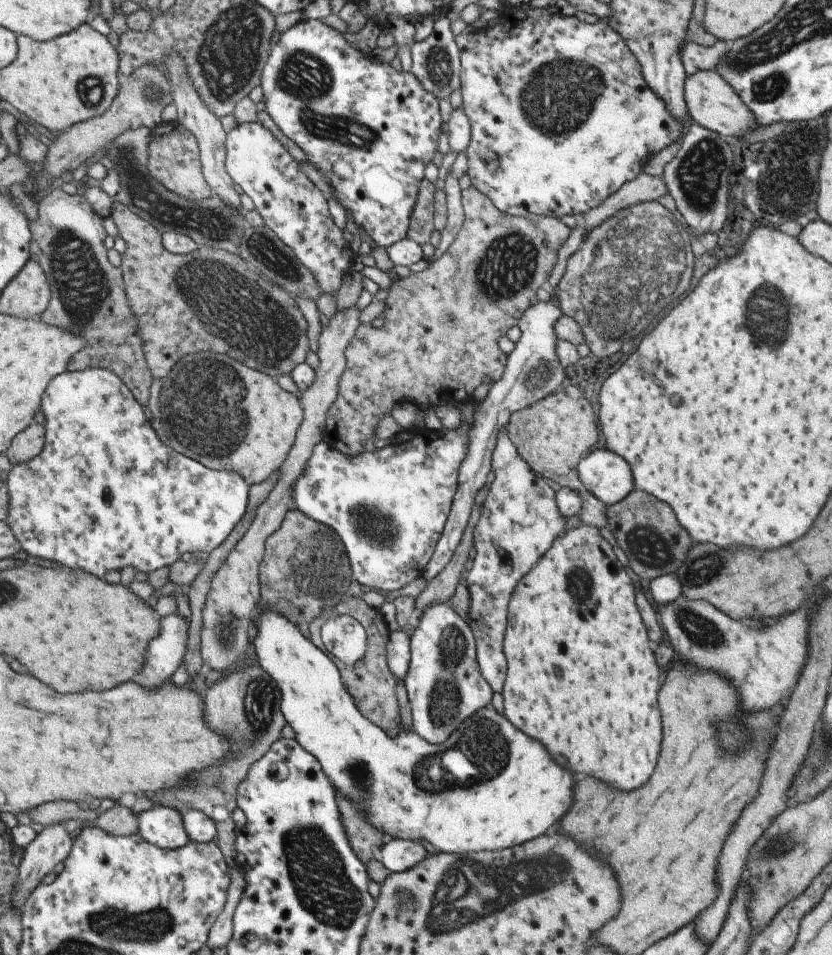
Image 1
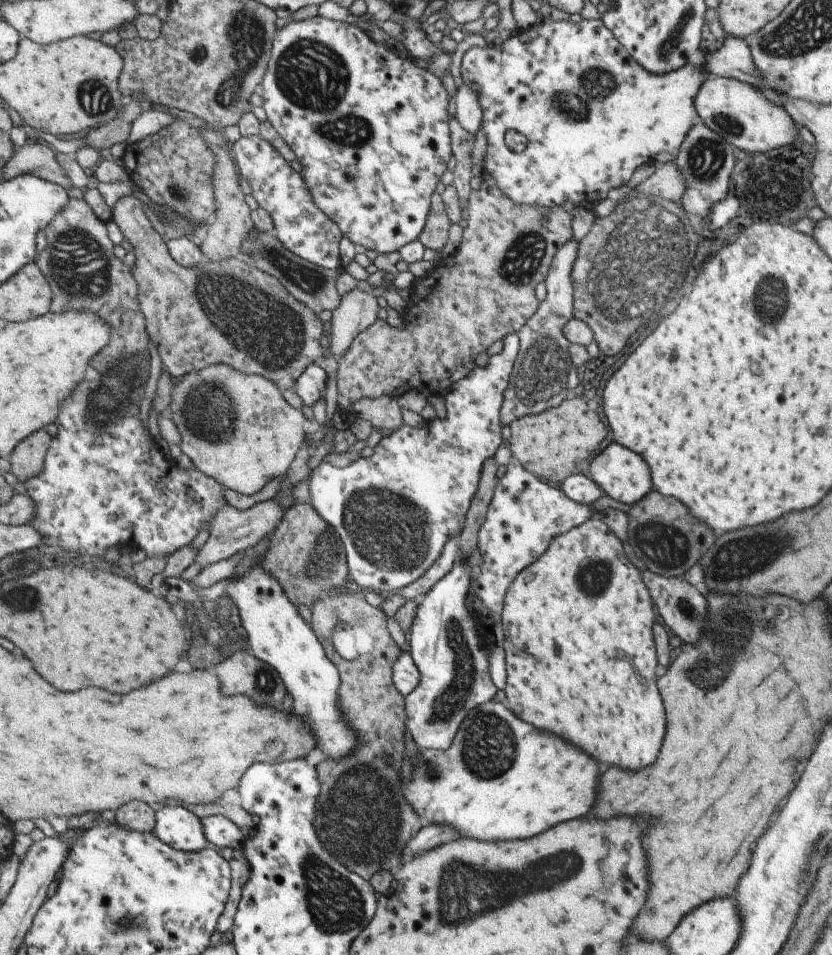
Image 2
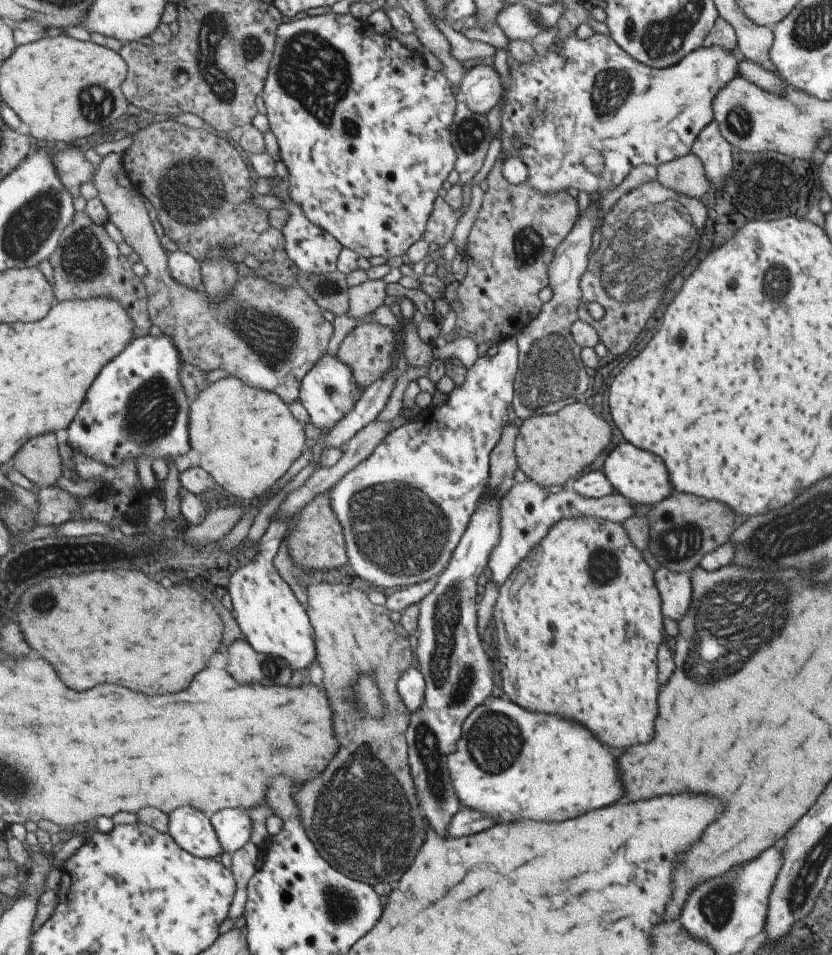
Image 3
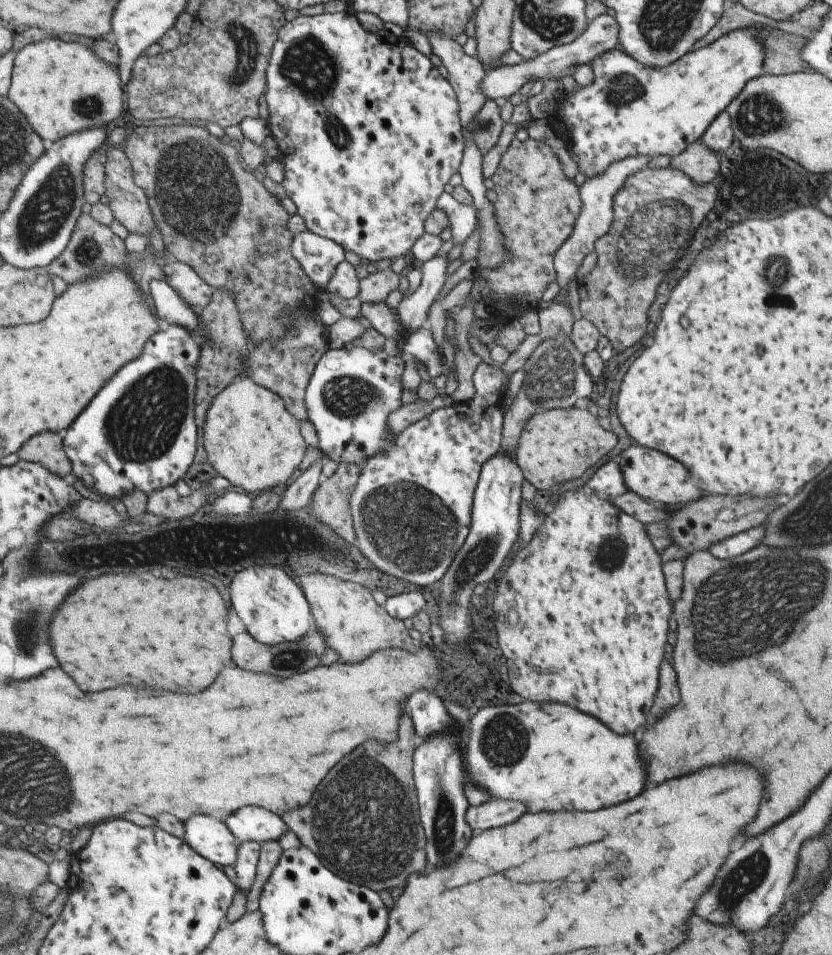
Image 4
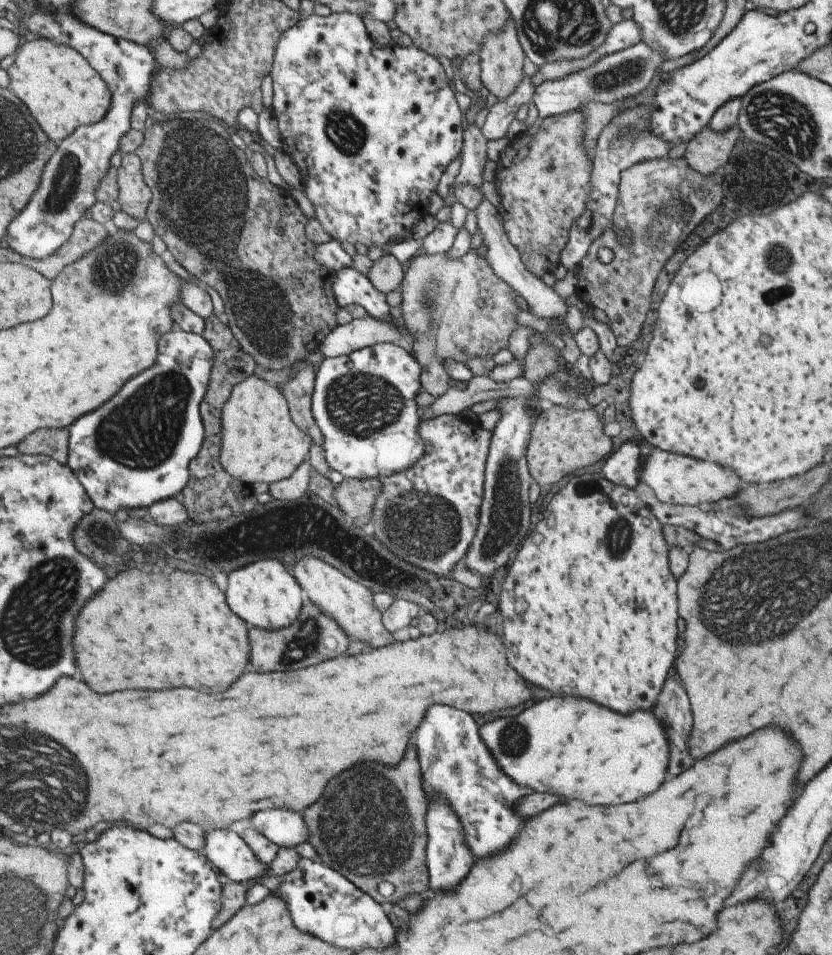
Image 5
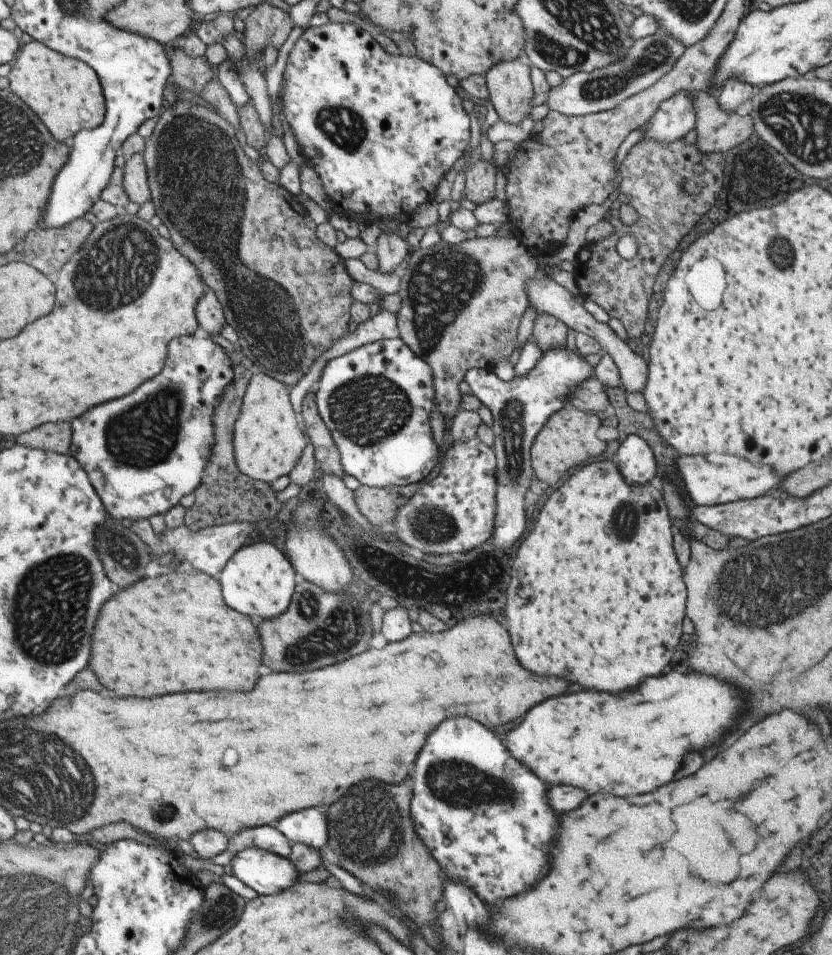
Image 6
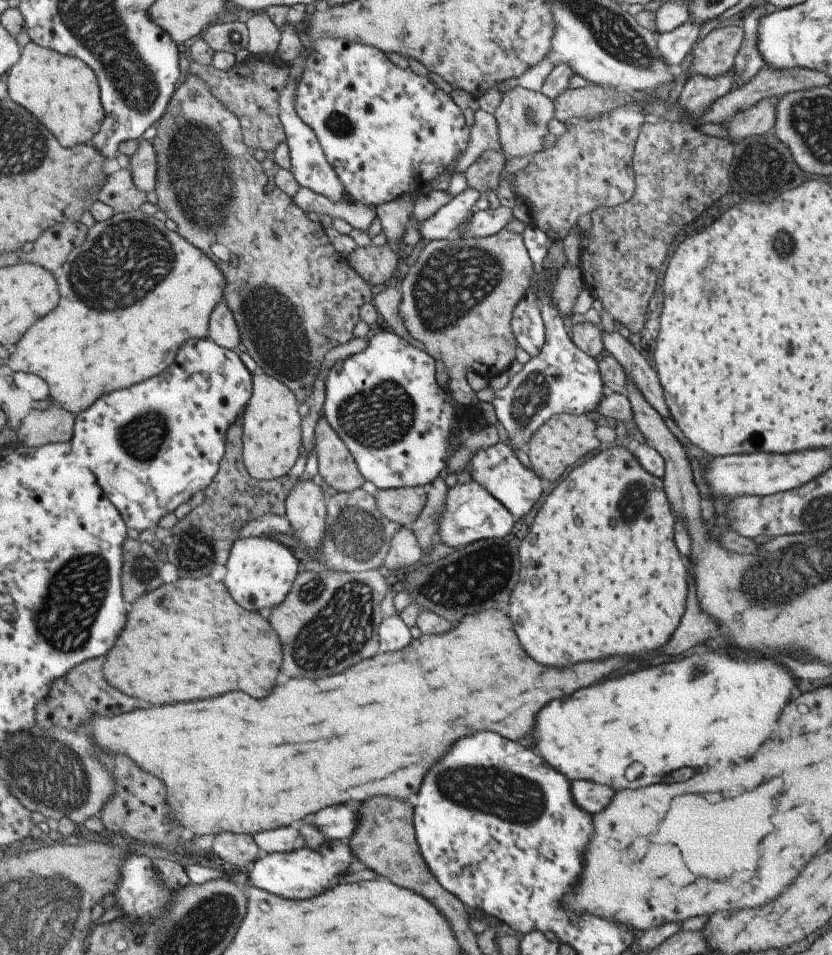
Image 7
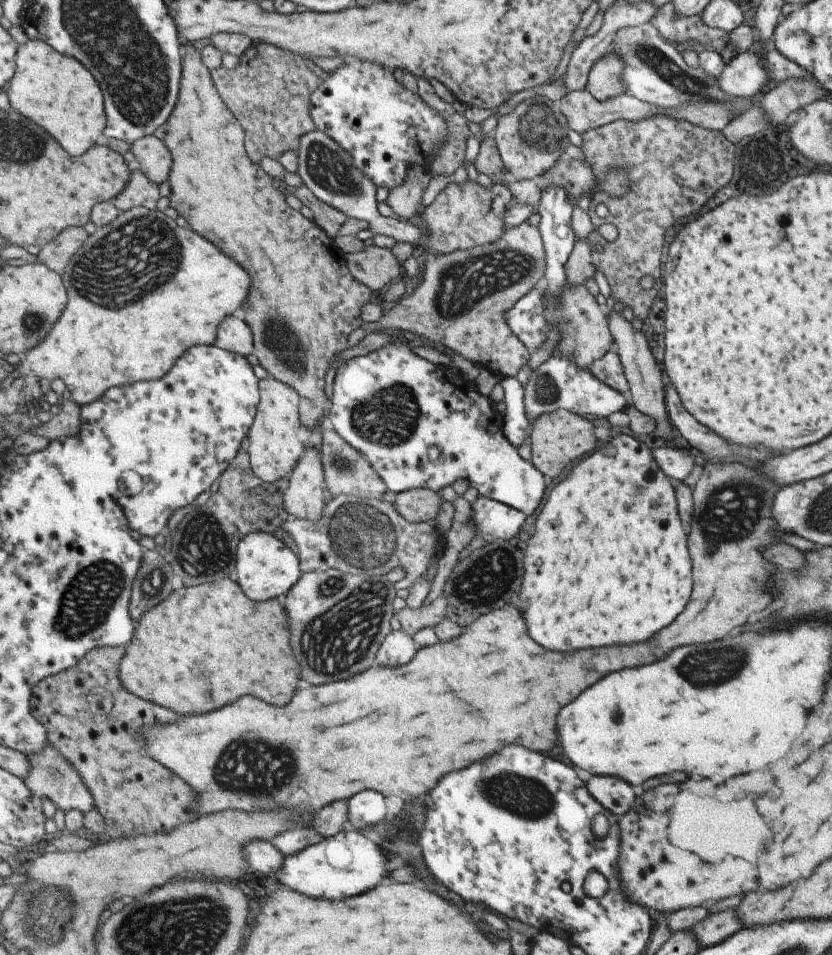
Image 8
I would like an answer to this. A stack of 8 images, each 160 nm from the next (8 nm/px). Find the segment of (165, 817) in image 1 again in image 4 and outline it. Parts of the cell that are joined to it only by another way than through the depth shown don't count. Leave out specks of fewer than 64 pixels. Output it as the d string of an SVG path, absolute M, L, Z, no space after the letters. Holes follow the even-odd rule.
M195 815L185 824L184 839L202 857L209 859L218 867L234 868L240 853L241 842L226 822L209 815Z

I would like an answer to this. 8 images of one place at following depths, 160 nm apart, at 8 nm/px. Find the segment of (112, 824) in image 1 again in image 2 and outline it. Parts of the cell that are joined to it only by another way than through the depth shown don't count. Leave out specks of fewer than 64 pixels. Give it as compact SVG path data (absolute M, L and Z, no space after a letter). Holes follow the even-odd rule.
M131 802L115 812L114 822L136 831L151 833L157 824L156 811L157 808L147 802Z

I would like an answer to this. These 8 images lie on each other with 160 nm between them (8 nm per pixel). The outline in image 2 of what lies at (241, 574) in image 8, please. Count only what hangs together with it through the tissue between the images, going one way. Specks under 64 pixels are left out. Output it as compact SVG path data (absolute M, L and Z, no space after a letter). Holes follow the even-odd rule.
M263 560L253 565L242 577L222 579L206 588L192 590L190 583L174 576L165 577L163 582L166 597L188 603L196 604L198 600L217 601L225 595L232 597L253 654L275 666L281 678L285 678L285 684L295 698L297 714L305 716L311 728L317 732L318 745L325 749L327 757L342 759L355 754L361 742L361 734L344 718L340 709L342 678L339 667L328 657L312 625L303 620L280 579L265 570Z

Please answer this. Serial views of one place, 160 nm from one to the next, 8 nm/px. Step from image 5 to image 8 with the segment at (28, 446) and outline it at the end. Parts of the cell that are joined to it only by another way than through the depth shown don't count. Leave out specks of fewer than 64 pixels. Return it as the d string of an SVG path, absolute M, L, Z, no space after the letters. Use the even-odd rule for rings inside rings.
M64 399L61 408L53 412L51 419L45 424L35 424L33 433L46 436L49 440L66 436L77 436L81 430L82 407L75 399Z

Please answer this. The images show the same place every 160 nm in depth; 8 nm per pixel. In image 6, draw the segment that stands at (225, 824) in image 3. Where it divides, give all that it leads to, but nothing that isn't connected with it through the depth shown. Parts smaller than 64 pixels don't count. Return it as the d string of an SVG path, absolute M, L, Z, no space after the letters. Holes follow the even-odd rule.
M317 808L287 814L271 826L293 843L303 843L317 849L323 849L329 843L327 812L319 812Z

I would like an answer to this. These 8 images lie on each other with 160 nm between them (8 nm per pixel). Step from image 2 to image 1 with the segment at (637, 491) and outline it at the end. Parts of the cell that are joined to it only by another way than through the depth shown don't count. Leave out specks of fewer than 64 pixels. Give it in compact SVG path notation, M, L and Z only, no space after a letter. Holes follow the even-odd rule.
M606 448L587 452L576 469L585 490L607 506L618 503L634 488L627 461Z

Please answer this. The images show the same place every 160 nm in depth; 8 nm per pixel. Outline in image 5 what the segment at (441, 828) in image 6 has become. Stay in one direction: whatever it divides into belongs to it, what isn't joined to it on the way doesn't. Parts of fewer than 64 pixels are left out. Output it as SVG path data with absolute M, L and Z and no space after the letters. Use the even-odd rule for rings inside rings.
M433 704L429 714L425 714L425 722L417 726L417 734L413 734L413 738L417 742L424 795L430 801L444 799L459 816L467 848L474 860L491 858L505 850L523 824L521 815L514 811L513 806L531 790L515 784L502 773L479 736L475 720L471 718L469 722L469 714L461 710Z

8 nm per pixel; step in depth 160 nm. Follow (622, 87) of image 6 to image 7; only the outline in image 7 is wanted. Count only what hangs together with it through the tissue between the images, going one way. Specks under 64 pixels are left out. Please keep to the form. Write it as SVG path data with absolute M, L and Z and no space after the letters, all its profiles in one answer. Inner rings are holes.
M687 20L673 30L656 36L656 47L670 68L673 67L676 70L683 56L694 46L699 26L699 23Z

